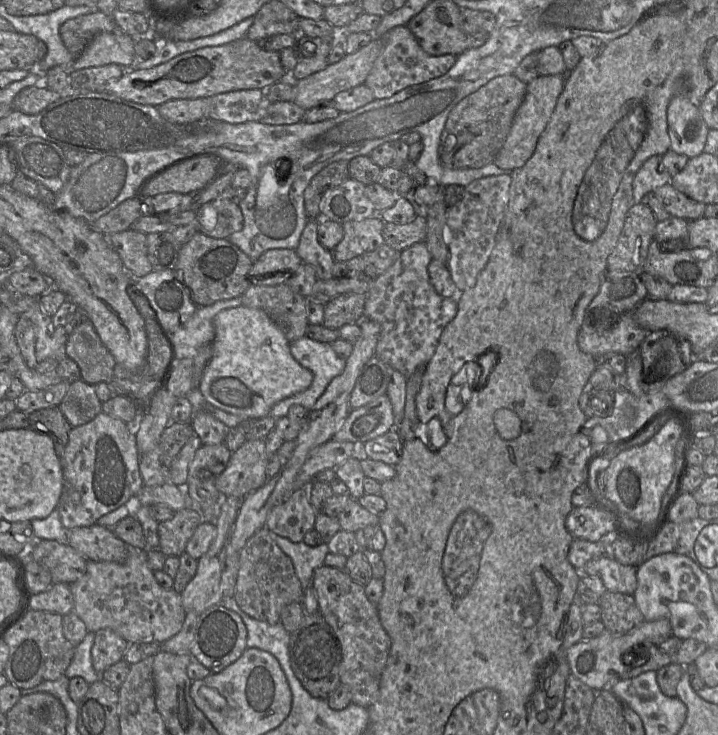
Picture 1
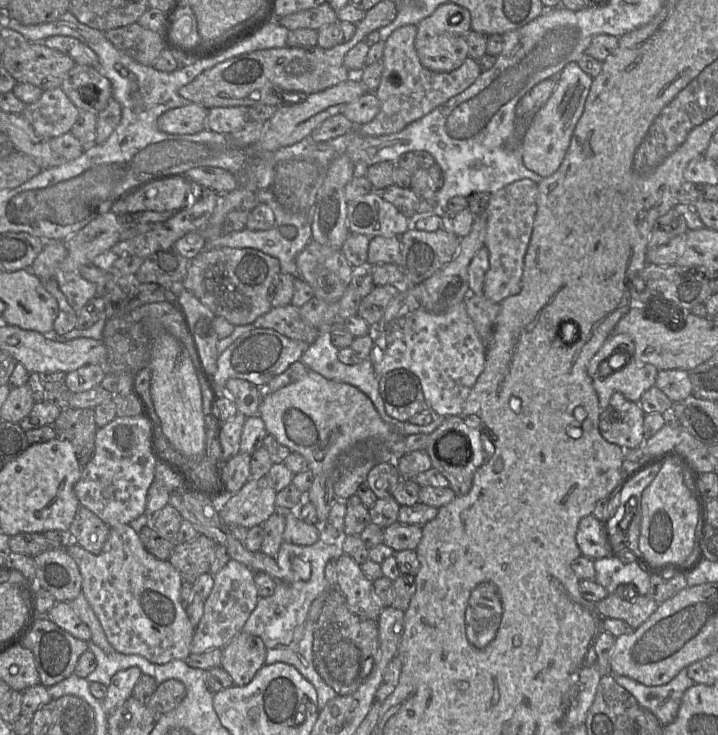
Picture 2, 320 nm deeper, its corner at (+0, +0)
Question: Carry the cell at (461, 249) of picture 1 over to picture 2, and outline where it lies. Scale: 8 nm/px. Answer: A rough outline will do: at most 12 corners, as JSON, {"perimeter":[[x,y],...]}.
{"perimeter":[[538,184],[491,194],[483,295],[500,303],[521,290]]}

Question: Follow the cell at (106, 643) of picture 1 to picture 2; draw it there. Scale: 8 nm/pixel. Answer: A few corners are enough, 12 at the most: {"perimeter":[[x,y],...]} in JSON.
{"perimeter":[[130,667],[112,676],[102,708],[107,715],[132,696],[141,674]]}

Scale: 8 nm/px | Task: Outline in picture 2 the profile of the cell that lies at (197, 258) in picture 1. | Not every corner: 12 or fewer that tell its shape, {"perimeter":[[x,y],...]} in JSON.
{"perimeter":[[201,251],[182,284],[216,317],[253,324],[272,308],[279,261]]}

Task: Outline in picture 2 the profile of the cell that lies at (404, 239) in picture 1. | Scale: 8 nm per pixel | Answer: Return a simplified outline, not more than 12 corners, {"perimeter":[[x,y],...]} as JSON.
{"perimeter":[[409,228],[399,267],[409,285],[453,260],[461,238],[445,229]]}

